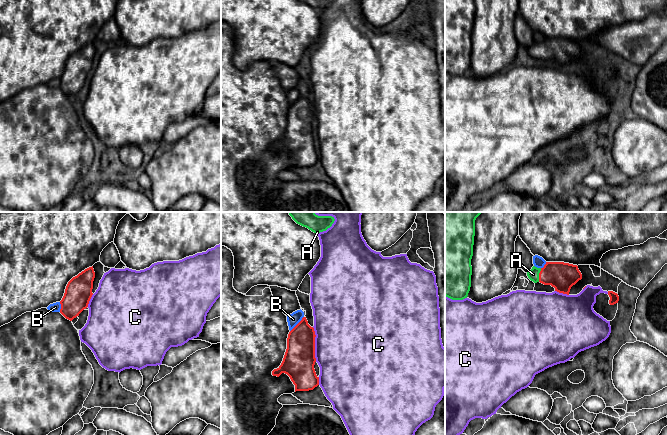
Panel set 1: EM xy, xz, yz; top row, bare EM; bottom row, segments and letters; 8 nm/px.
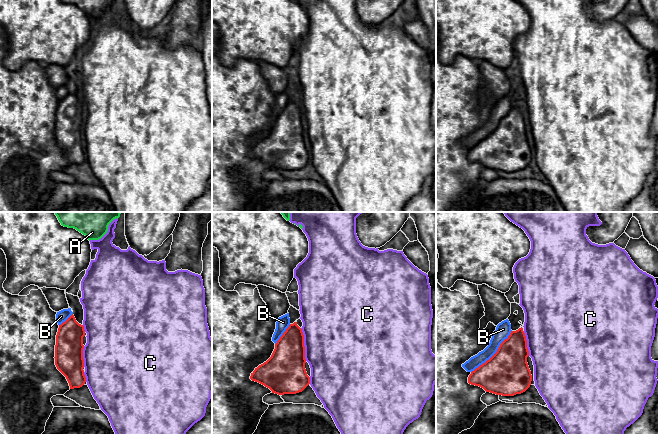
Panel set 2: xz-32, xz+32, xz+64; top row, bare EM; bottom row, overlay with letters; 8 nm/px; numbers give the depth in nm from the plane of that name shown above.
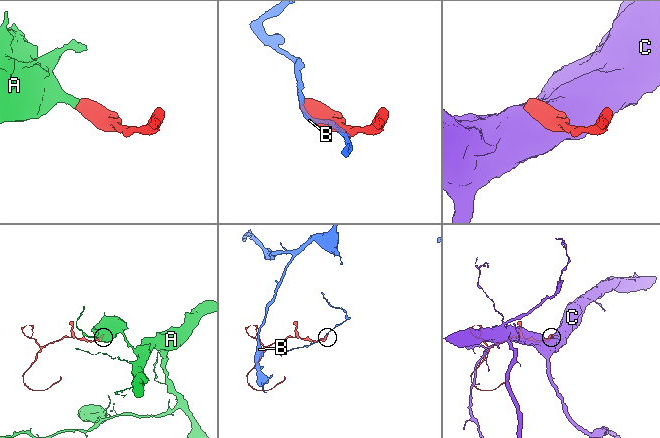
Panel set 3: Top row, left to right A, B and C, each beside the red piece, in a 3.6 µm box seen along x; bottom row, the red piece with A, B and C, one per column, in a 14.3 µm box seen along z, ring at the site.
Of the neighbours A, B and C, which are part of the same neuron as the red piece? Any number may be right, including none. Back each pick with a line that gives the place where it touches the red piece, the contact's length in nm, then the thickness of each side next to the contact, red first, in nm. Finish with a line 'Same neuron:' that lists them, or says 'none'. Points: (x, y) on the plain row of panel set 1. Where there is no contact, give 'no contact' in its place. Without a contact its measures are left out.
A: yz (539, 51) | 110 nm | 220/90 nm
Same neuron: A

